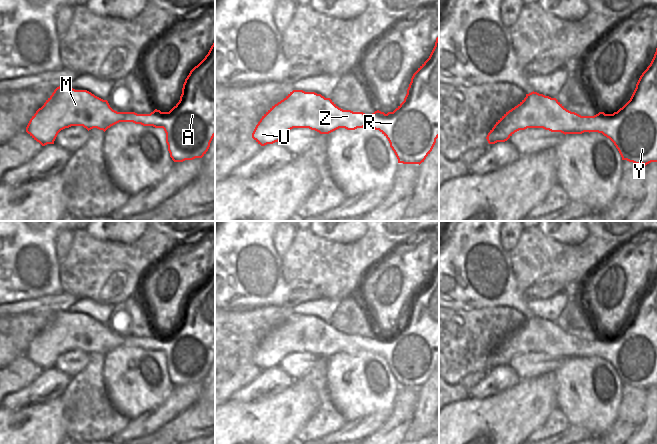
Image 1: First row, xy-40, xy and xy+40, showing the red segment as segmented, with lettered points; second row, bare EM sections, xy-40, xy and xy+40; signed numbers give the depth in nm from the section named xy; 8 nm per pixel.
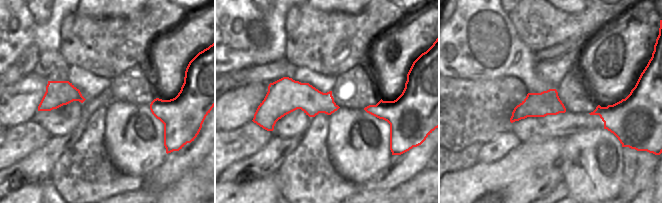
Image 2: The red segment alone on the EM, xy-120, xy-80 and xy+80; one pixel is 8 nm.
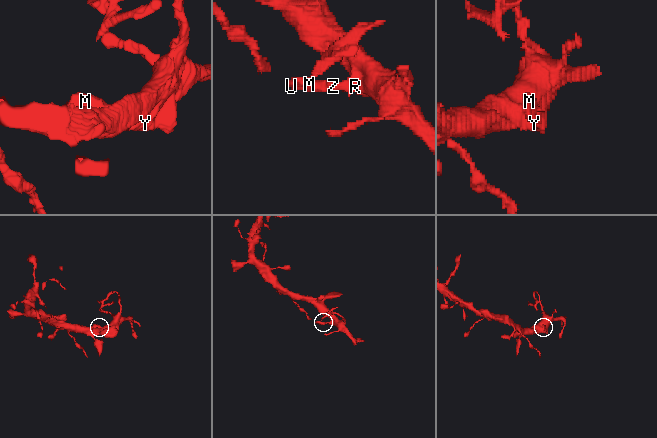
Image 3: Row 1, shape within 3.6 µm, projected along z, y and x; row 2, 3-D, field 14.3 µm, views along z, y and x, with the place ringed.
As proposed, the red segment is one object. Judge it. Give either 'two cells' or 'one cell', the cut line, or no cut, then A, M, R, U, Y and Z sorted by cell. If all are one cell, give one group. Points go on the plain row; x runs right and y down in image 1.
one cell; cut none; groups A M R U Y Z

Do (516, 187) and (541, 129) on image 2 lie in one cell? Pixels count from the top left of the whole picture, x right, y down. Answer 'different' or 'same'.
different

